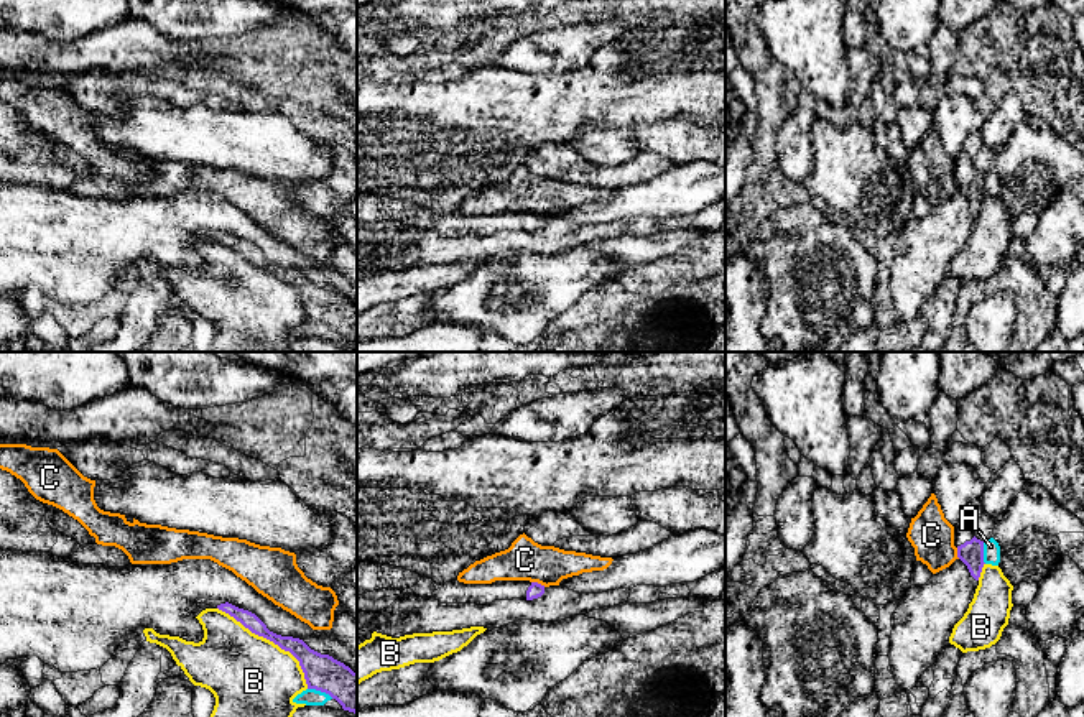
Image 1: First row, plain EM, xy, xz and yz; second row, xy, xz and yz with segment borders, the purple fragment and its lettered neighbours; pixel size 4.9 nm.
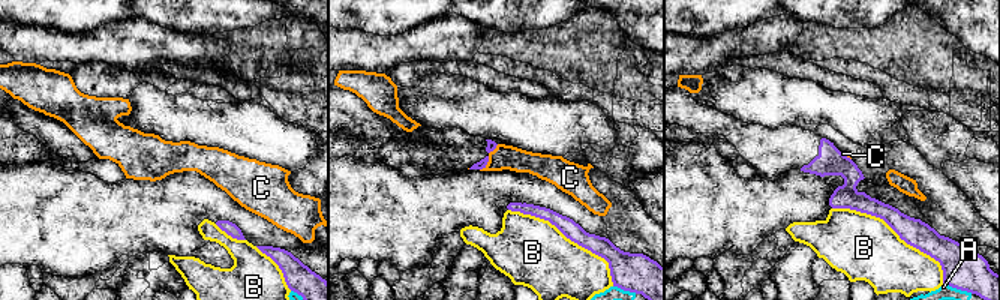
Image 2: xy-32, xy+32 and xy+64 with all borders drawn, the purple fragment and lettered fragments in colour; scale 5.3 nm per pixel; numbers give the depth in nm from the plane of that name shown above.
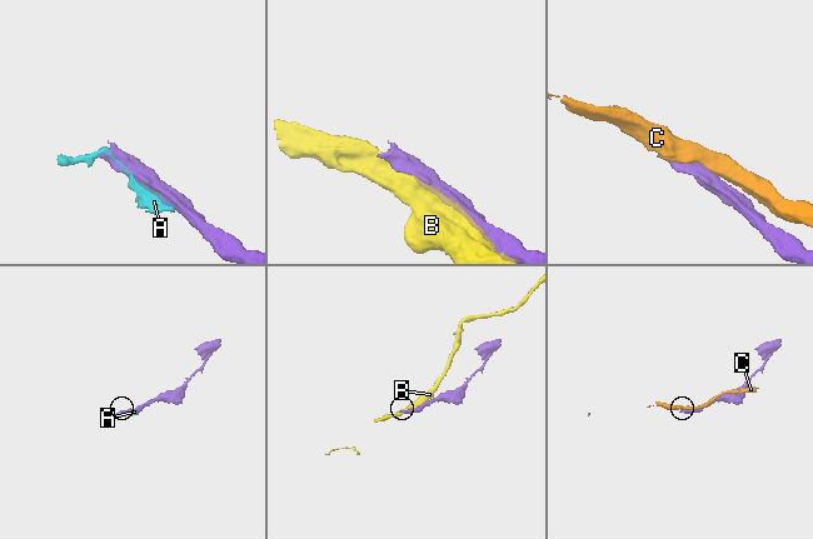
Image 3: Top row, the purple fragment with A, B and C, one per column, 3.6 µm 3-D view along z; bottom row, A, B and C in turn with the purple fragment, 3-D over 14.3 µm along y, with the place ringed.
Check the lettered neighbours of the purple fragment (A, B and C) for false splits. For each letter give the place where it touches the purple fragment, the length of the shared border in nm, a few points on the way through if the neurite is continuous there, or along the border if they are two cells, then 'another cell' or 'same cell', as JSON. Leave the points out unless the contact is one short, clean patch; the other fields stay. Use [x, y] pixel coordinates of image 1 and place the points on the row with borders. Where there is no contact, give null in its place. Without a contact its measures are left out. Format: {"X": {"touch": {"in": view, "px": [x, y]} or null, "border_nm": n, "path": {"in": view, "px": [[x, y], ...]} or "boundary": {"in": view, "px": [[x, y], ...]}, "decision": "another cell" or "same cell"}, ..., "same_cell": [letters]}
{"A": {"touch": {"in": "xy", "px": [321, 691]}, "border_nm": 140, "decision": "another cell"}, "B": {"touch": {"in": "xy", "px": [272, 640]}, "border_nm": 600, "decision": "another cell"}, "C": {"touch": {"in": "xz", "px": [537, 582]}, "border_nm": 80, "boundary": {"in": "xz", "px": [[532, 581], [545, 586]]}, "decision": "another cell"}, "same_cell": []}

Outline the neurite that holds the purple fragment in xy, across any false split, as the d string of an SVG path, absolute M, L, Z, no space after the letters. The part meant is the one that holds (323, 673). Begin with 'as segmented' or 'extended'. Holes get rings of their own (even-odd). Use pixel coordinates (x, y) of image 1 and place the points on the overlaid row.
as segmented | M229 602L217 605L252 633L263 636L281 650L290 651L304 673L308 689L316 689L336 699L344 710L357 714L357 673L329 655L311 650L303 640L281 636L266 628L266 625L252 612L239 608Z

